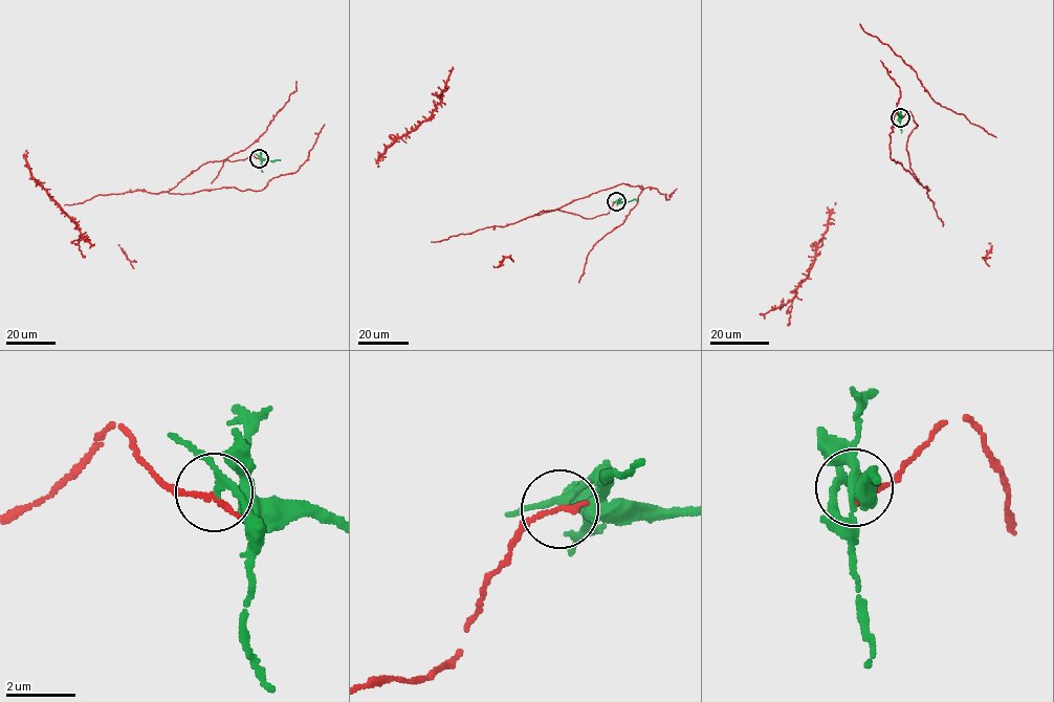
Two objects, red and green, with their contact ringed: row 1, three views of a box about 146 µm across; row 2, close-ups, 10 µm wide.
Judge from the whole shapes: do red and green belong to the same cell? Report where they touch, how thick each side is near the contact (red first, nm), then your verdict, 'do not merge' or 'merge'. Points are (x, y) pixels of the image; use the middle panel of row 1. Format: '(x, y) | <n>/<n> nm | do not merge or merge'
(616, 201) | 170/170 nm | do not merge

